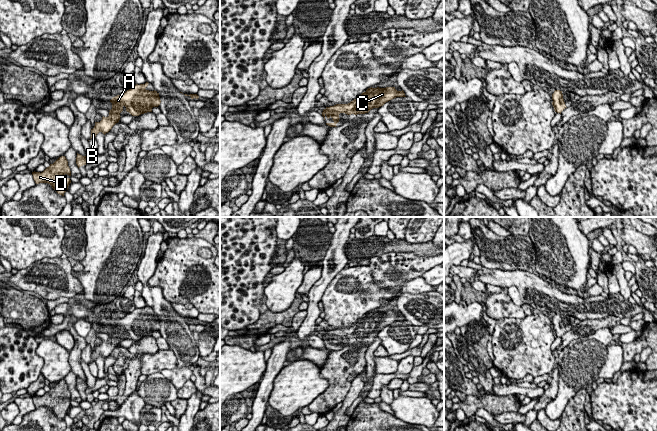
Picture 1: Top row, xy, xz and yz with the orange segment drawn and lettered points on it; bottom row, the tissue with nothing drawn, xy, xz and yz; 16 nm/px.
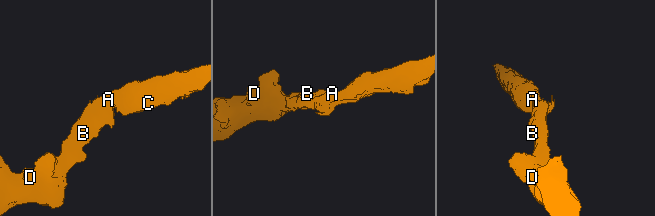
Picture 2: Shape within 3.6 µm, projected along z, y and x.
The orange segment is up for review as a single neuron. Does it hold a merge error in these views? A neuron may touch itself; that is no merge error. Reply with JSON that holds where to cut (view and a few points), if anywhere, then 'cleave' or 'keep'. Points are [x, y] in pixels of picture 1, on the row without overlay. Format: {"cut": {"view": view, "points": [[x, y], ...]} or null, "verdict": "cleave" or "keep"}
{"cut": null, "verdict": "keep"}

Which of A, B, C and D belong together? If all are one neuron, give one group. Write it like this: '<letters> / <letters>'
A B C D

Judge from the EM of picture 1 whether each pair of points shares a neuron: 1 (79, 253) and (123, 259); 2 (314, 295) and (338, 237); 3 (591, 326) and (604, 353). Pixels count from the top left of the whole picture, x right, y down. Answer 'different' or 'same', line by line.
1: different
2: same
3: different

